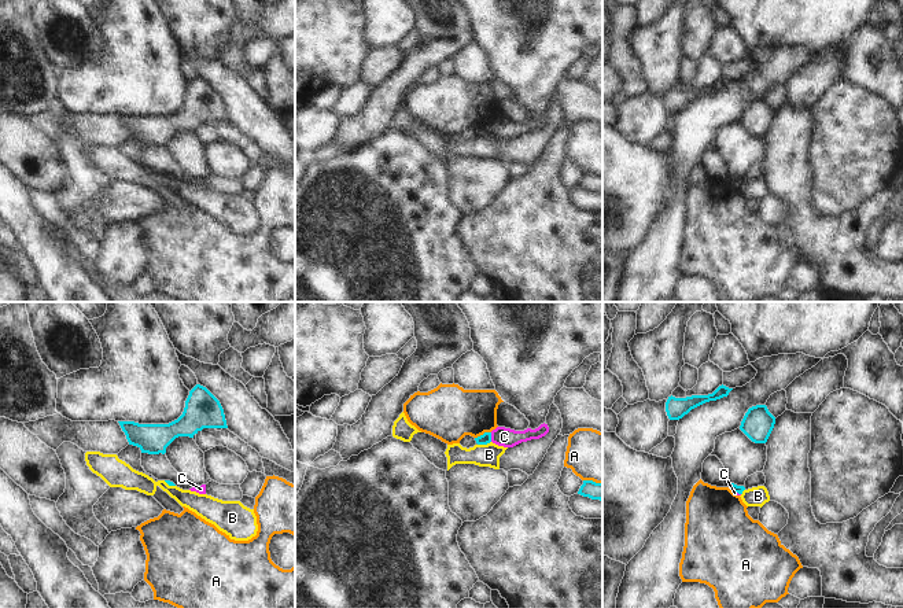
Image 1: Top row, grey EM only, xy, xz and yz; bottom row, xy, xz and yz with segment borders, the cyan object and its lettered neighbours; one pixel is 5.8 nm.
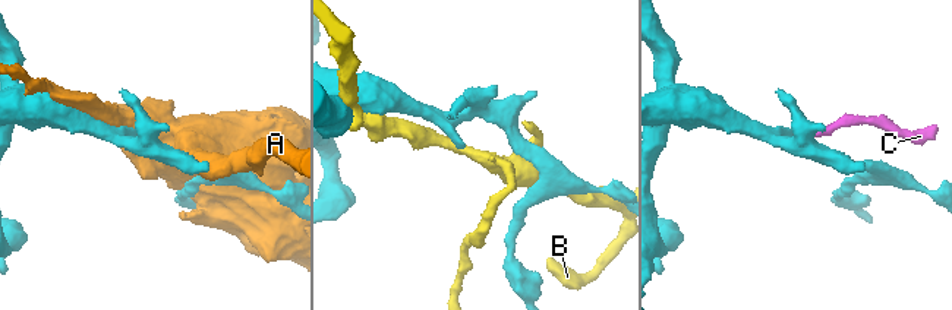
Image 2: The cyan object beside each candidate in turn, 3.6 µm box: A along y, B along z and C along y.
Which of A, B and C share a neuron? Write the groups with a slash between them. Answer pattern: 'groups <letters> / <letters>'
groups A / B / C

